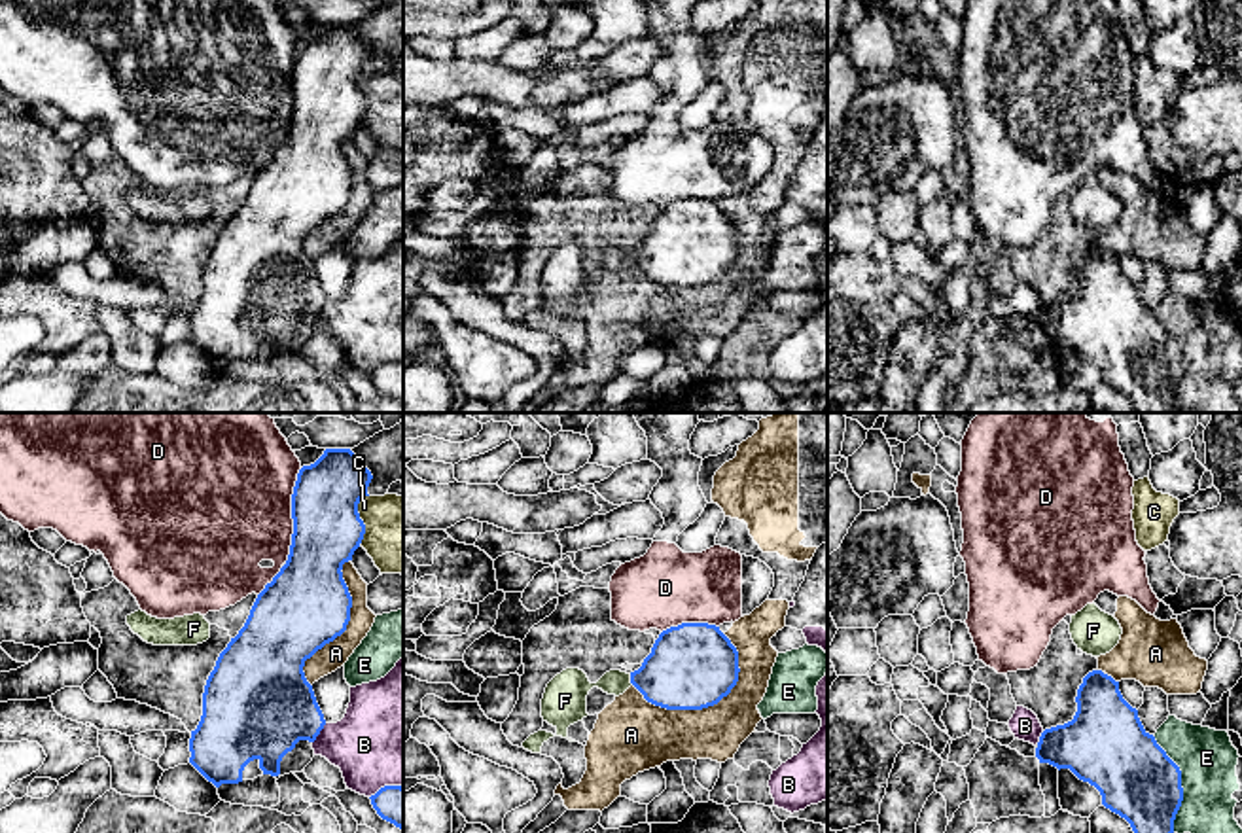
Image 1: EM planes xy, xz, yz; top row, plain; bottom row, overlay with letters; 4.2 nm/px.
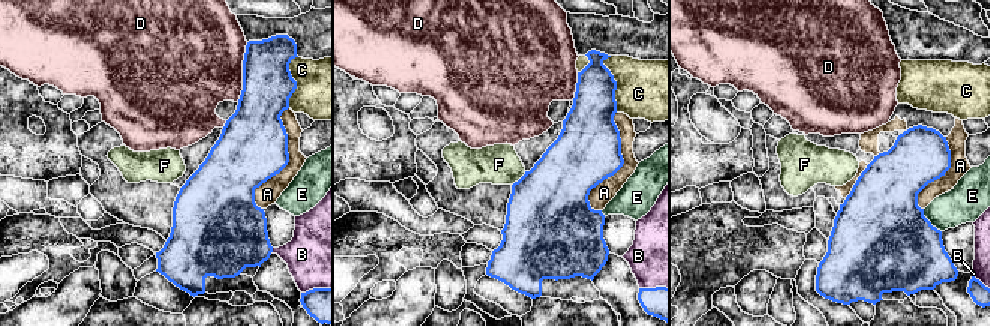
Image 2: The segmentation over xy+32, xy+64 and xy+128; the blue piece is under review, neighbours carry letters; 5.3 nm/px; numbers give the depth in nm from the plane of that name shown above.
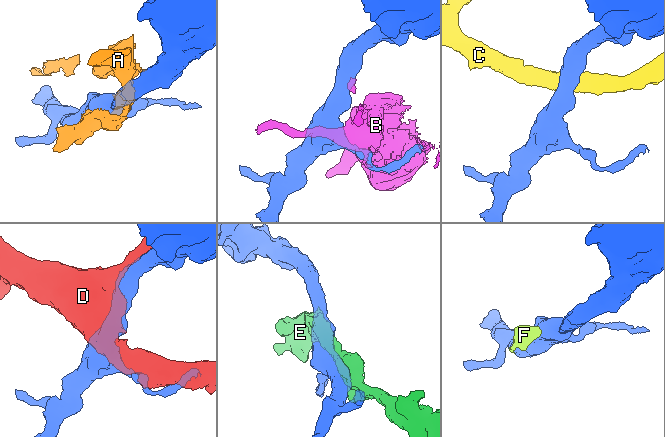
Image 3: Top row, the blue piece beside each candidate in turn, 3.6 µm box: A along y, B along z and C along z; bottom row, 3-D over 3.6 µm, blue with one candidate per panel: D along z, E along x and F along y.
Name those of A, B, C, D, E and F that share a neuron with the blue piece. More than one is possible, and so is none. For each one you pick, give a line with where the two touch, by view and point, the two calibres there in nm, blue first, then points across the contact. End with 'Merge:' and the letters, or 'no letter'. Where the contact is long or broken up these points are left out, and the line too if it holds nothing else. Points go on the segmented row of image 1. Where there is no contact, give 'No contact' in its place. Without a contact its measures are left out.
Merge: no letter

